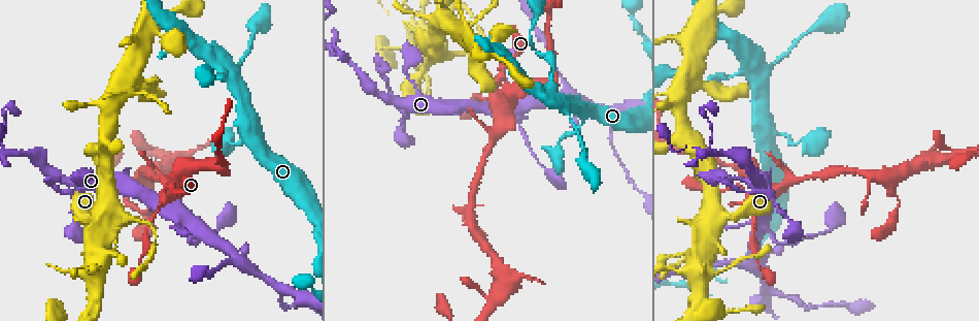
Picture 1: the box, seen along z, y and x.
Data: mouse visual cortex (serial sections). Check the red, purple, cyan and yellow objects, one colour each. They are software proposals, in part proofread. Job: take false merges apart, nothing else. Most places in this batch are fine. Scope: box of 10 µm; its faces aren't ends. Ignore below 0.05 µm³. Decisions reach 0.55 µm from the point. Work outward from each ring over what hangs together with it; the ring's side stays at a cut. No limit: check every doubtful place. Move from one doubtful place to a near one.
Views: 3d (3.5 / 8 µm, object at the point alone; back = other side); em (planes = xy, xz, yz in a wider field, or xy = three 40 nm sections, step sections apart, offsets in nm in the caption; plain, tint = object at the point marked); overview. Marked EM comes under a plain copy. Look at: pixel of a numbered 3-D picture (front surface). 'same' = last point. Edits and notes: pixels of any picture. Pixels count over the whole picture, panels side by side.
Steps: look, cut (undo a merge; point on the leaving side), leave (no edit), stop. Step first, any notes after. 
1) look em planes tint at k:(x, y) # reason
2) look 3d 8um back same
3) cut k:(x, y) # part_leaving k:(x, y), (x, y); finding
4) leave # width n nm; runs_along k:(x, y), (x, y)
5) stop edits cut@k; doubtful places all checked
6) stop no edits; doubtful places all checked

look 3d 3.5um at 1:(460, 56) # calibre changes

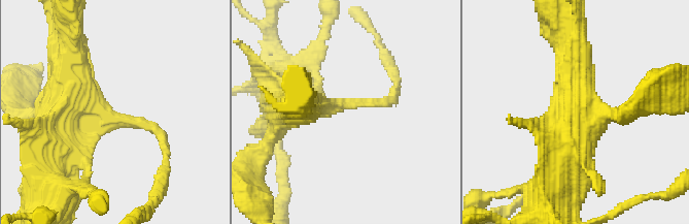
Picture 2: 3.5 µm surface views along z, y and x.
look em planes tint at 2:(118, 115) # arm_widths 150, 500 nm; need the tissue

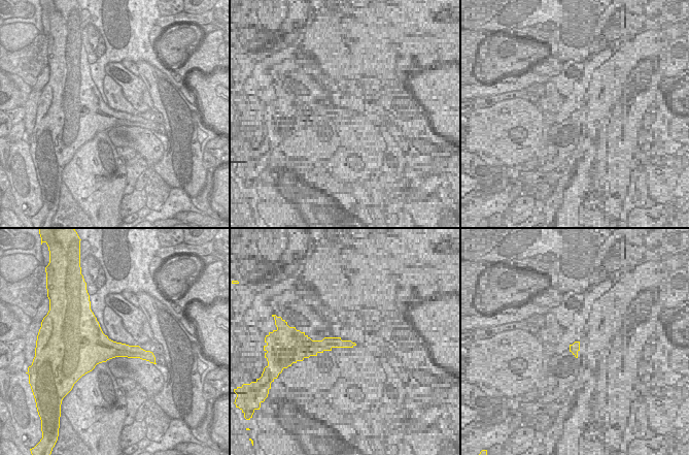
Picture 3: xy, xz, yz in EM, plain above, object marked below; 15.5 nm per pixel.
leave # runs_along 2:(62, 104), (150, 126), (166, 155); all the same cell

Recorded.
look 3d 3.5um at 1:(237, 258) # a fork

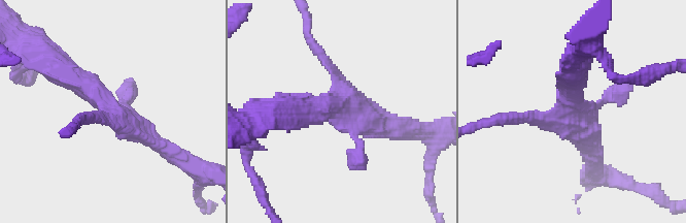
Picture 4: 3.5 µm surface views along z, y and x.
look em xy step 3 tint at 4:(111, 108) # need the tissue

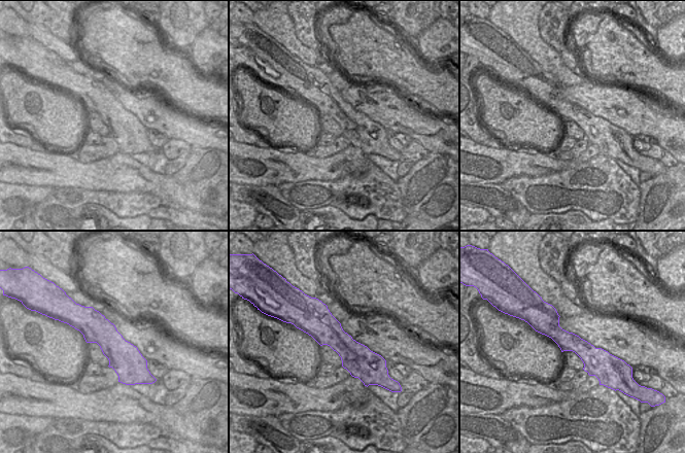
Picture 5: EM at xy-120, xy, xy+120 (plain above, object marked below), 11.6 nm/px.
leave # one cell here

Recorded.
look 3d 3.5um at 1:(166, 194) # sharp bend

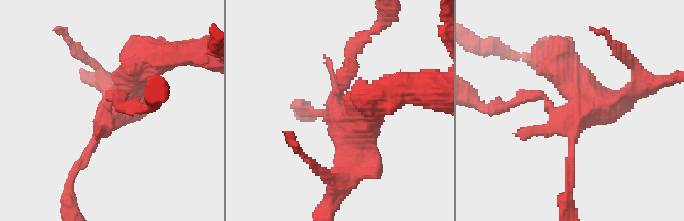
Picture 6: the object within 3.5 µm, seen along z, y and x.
look em xy step 2 tint at 6:(343, 124) # arms 4; arm_widths 150, 150, 300, 450 nm; now the EM

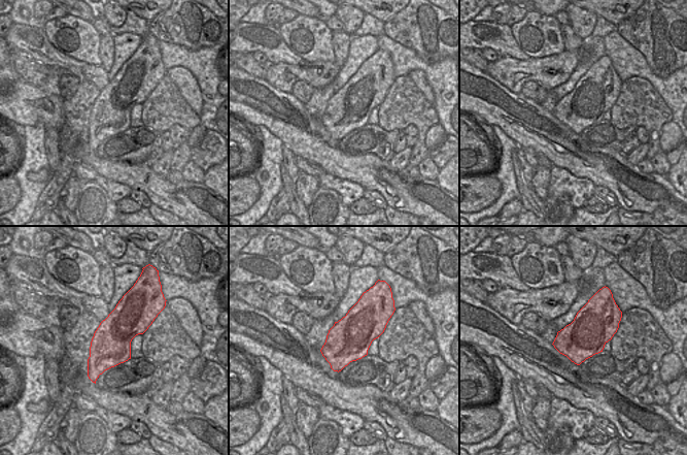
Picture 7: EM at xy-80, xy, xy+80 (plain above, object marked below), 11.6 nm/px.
look em xy step 5 tint same # another direction

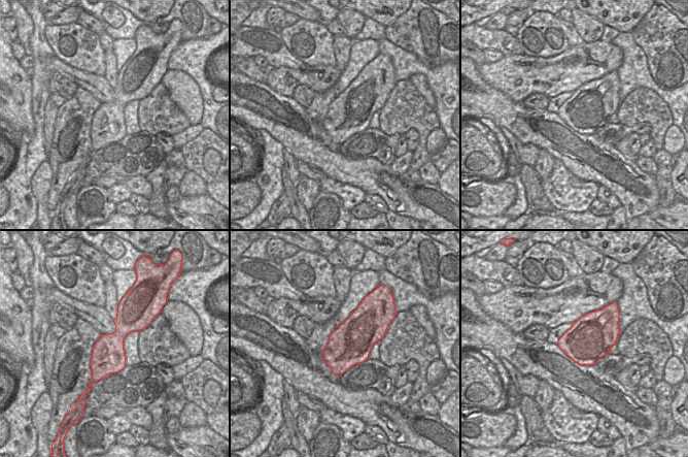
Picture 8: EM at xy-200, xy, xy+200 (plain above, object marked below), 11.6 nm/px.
leave # runs_along 6:(547, 102), (571, 121), (648, 83); all the same cell

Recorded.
look 3d 3.5um at 1:(213, 164) # abrupt turn

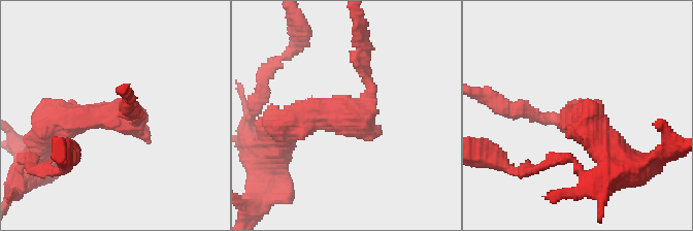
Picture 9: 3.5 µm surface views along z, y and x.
leave # arm_widths 150, 450 nm; runs_along 9:(54, 127), (129, 111); all the same cell

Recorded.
look 3d 3.5um at 1:(229, 71) # four arms meet

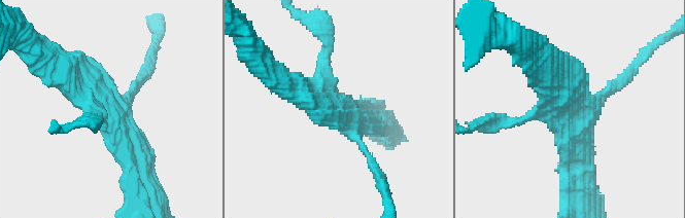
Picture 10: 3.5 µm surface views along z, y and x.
look em planes tint at 10:(103, 110) # now the EM

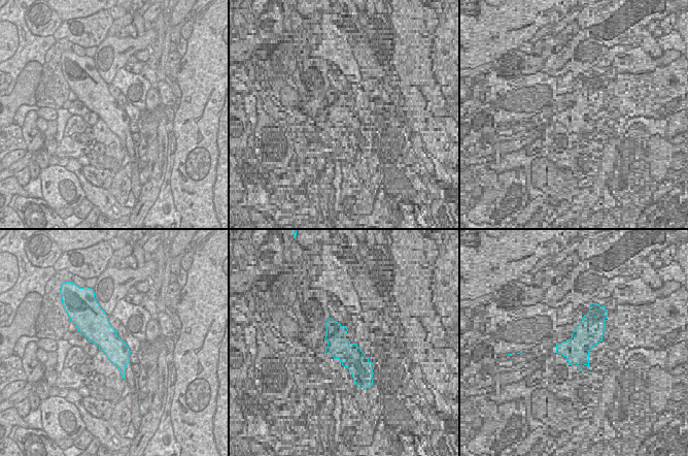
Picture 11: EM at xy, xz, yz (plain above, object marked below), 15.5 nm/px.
leave # runs_along 10:(138, 165), (135, 145), (57, 63); continuous, no second cell

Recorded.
stop no edits; doubtful places all checked

